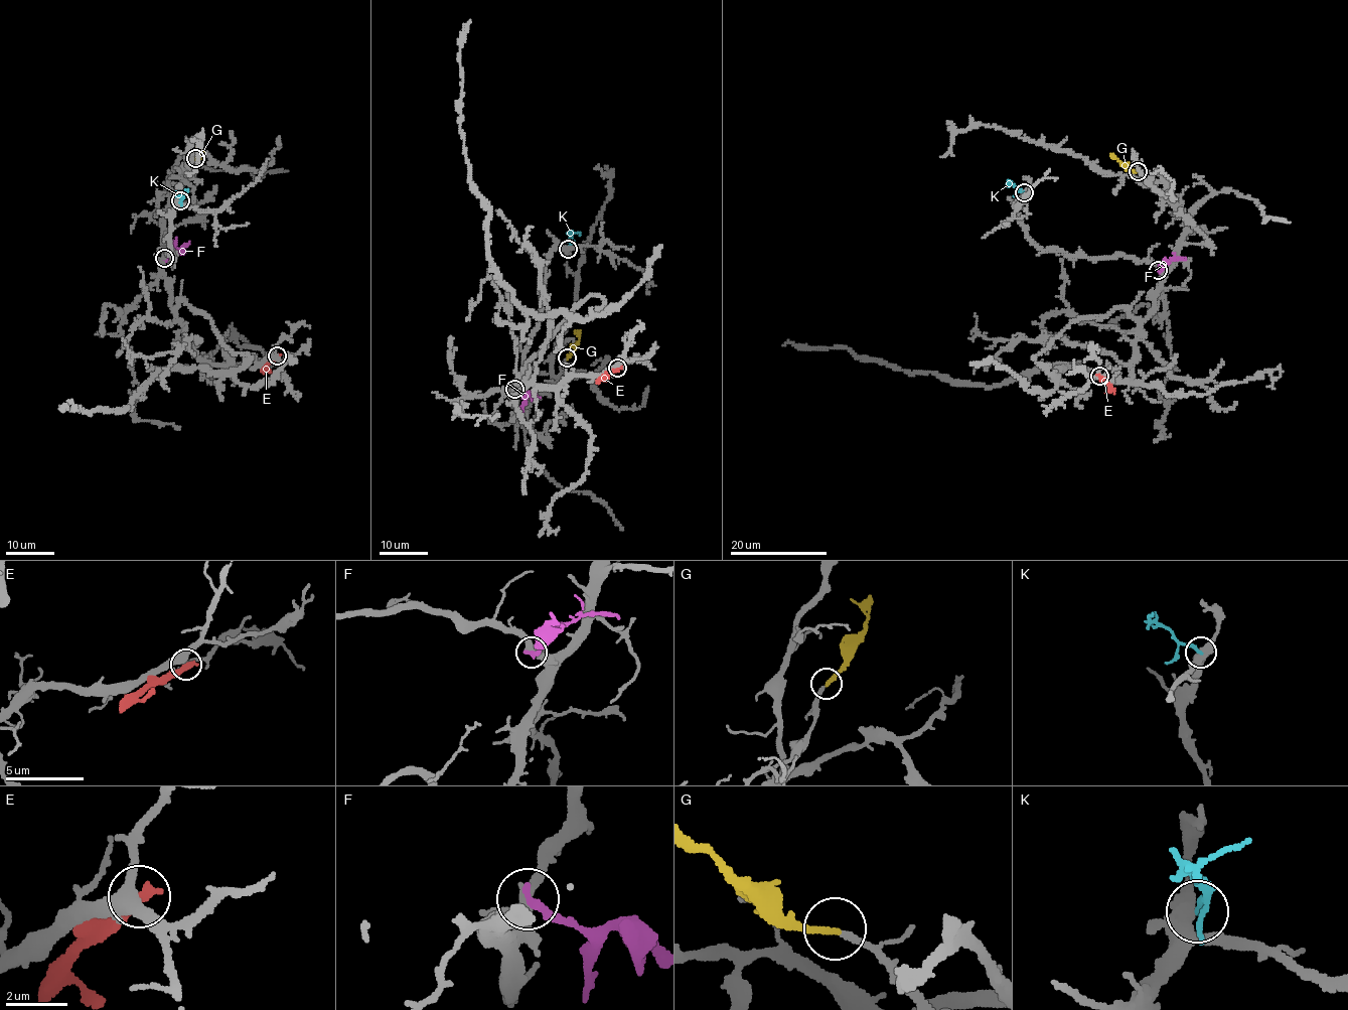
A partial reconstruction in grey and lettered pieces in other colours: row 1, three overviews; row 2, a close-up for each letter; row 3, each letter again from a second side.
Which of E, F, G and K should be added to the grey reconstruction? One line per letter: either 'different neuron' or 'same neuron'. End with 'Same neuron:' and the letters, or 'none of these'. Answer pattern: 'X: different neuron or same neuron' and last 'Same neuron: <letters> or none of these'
E: different neuron
F: different neuron
G: same neuron
K: different neuron
Same neuron: G

